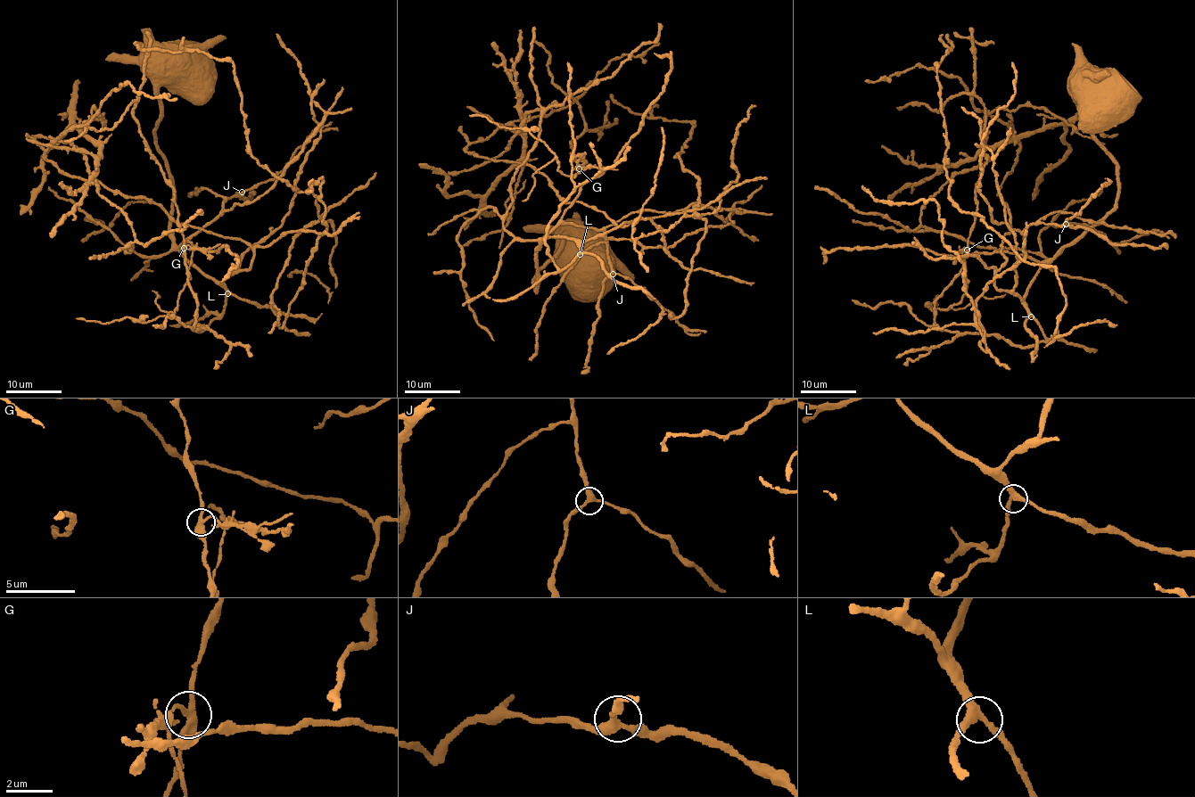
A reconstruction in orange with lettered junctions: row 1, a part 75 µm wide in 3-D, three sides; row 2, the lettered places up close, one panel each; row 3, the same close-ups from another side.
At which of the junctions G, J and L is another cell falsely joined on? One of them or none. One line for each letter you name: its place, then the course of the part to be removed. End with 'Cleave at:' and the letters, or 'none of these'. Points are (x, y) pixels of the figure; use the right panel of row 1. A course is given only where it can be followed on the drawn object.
G: place (967, 250); course (967, 250), (962, 252), (967, 291), (956, 304), (935, 310), (934, 299), (941, 294)
Cleave at: G

